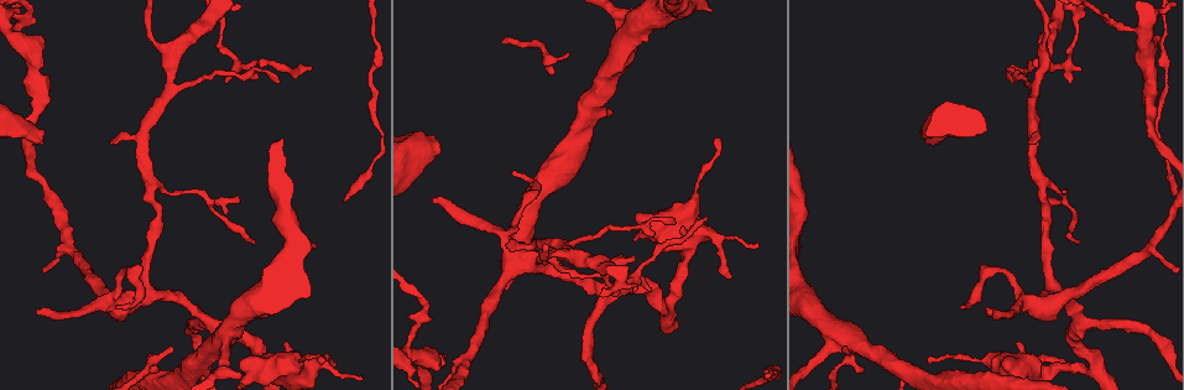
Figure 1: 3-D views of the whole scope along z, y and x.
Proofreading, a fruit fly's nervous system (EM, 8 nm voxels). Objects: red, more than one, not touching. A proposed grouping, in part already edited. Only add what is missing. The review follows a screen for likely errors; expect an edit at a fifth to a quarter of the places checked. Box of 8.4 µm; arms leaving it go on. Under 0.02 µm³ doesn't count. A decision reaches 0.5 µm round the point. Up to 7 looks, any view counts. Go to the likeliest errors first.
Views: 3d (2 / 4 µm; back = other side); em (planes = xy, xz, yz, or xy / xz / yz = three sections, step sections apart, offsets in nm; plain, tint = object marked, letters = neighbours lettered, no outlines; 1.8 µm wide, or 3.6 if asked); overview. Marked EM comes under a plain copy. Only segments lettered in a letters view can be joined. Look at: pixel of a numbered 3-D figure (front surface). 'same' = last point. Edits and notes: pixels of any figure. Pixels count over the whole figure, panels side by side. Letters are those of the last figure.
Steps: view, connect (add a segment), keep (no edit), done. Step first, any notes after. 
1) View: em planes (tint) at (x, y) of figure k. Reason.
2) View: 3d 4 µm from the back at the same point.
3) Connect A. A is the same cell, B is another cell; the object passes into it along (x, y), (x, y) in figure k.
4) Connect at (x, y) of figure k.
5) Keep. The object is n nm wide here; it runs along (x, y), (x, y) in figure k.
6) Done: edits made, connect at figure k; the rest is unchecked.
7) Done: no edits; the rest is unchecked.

View: em planes (tint) at (573, 253) of figure 1. Three arms meet.

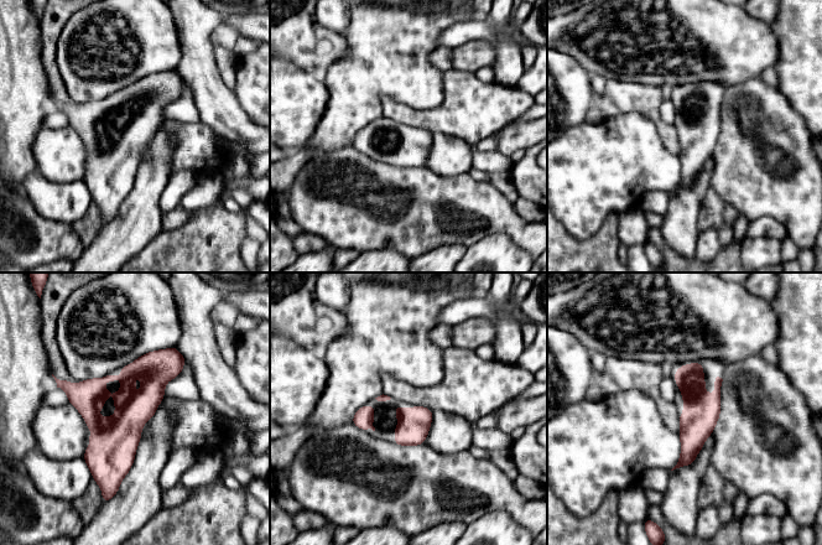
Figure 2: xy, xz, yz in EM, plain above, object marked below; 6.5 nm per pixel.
View: em planes (letters) at the same point.

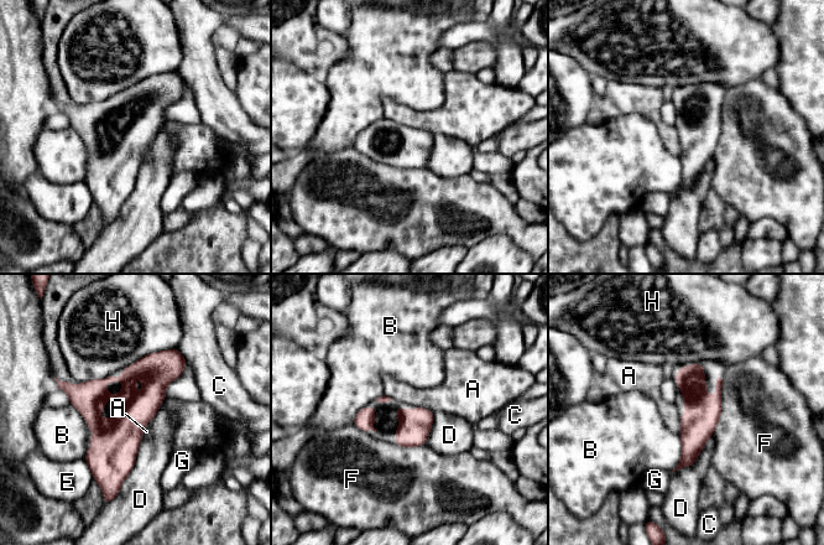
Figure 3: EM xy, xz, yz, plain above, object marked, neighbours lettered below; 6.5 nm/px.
Keep. A, B, C, D, E, F, G and H are other cells; a border runs along (152, 418), (146, 424), (141, 437) in figure 3; none of them fits.

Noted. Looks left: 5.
View: 3d 4 µm at (987, 311) of figure 1. Free end.

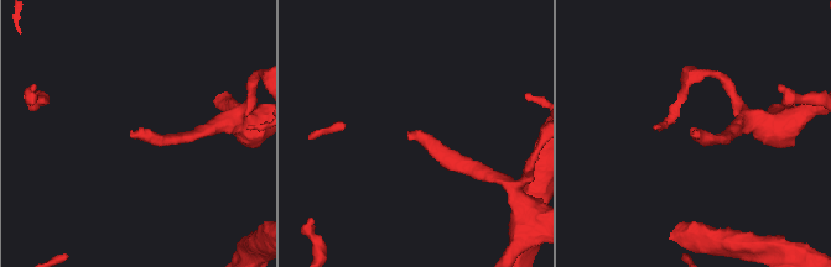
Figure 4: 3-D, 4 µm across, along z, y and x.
View: em xz step 16 (letters) at (130, 136) of figure 4. Shape alone is not enough.

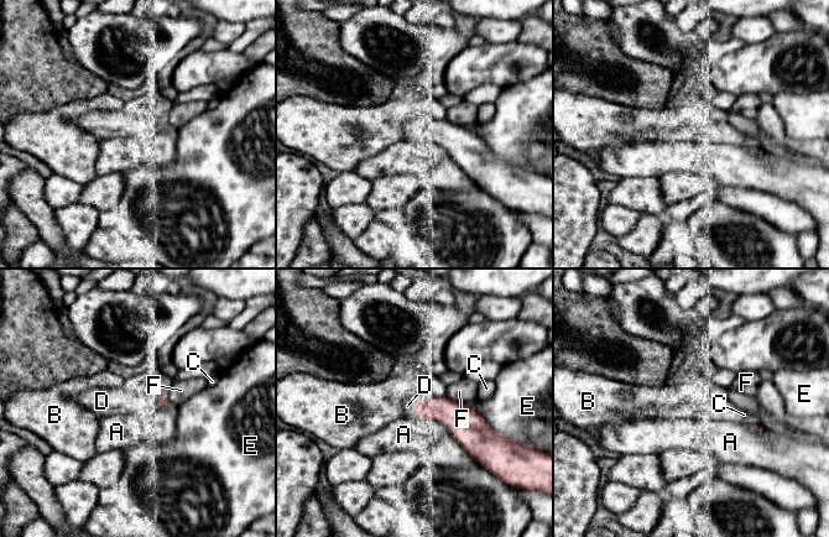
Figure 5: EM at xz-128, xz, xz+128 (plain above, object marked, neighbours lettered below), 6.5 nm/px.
View: em planes (letters) at the same point.

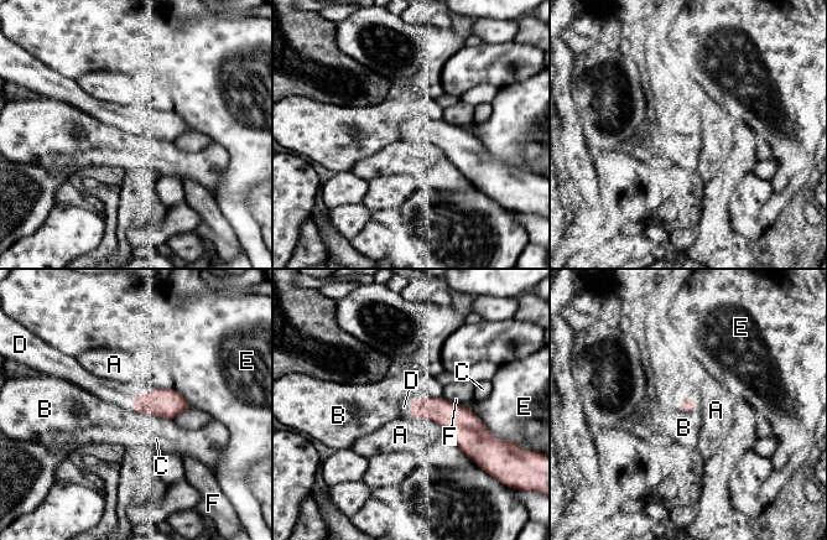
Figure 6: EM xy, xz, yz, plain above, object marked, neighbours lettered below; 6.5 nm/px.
Connect D. The longest contact is with A, 240 nm; D is the same cell, A, B, C, E and F are other cells; it goes on there.

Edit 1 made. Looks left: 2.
Done: edits made, connect at figure 6; the rest is unchecked.

